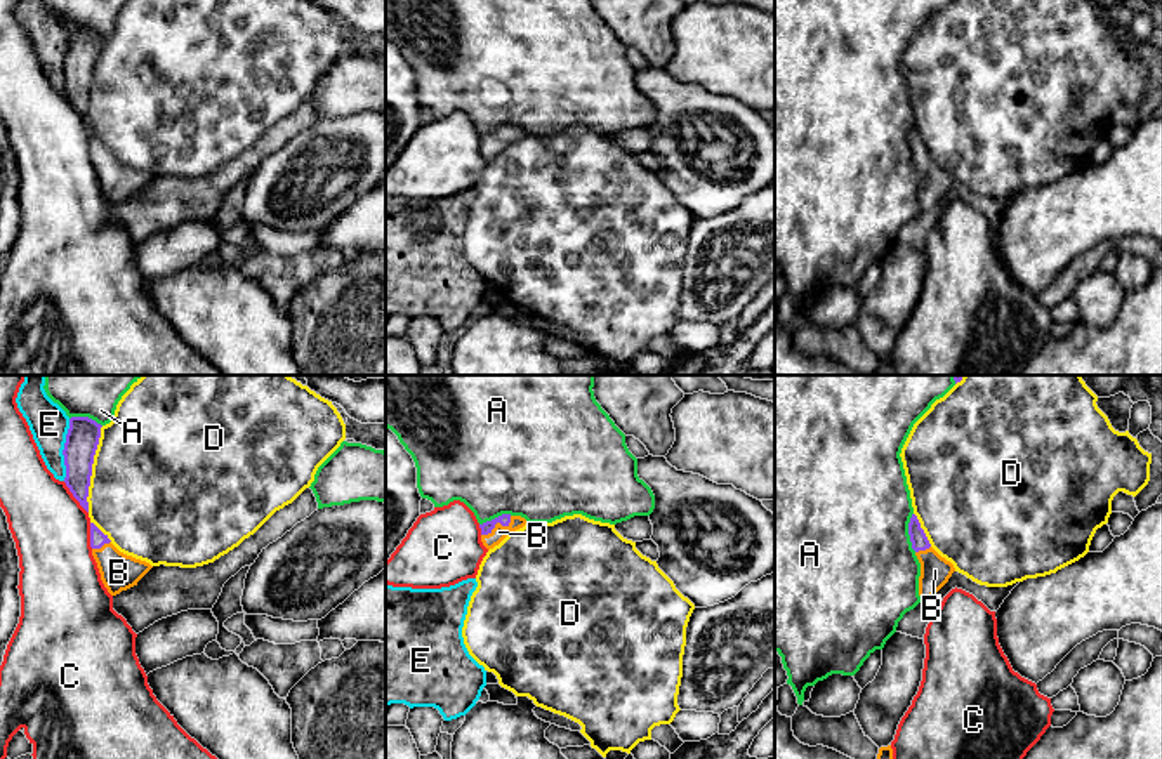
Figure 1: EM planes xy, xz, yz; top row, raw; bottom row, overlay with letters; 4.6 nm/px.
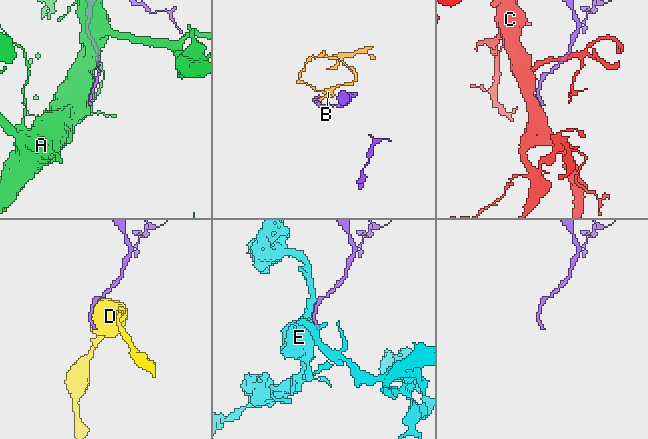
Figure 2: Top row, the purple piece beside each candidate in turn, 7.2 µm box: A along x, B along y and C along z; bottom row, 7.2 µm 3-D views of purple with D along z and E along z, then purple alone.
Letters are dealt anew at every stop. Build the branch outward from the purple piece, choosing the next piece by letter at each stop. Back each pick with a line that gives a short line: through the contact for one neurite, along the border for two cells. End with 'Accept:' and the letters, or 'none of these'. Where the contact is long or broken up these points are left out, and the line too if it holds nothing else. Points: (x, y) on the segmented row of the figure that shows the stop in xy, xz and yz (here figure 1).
B: line xz (504, 520), (497, 521), (499, 532)
Accept: B

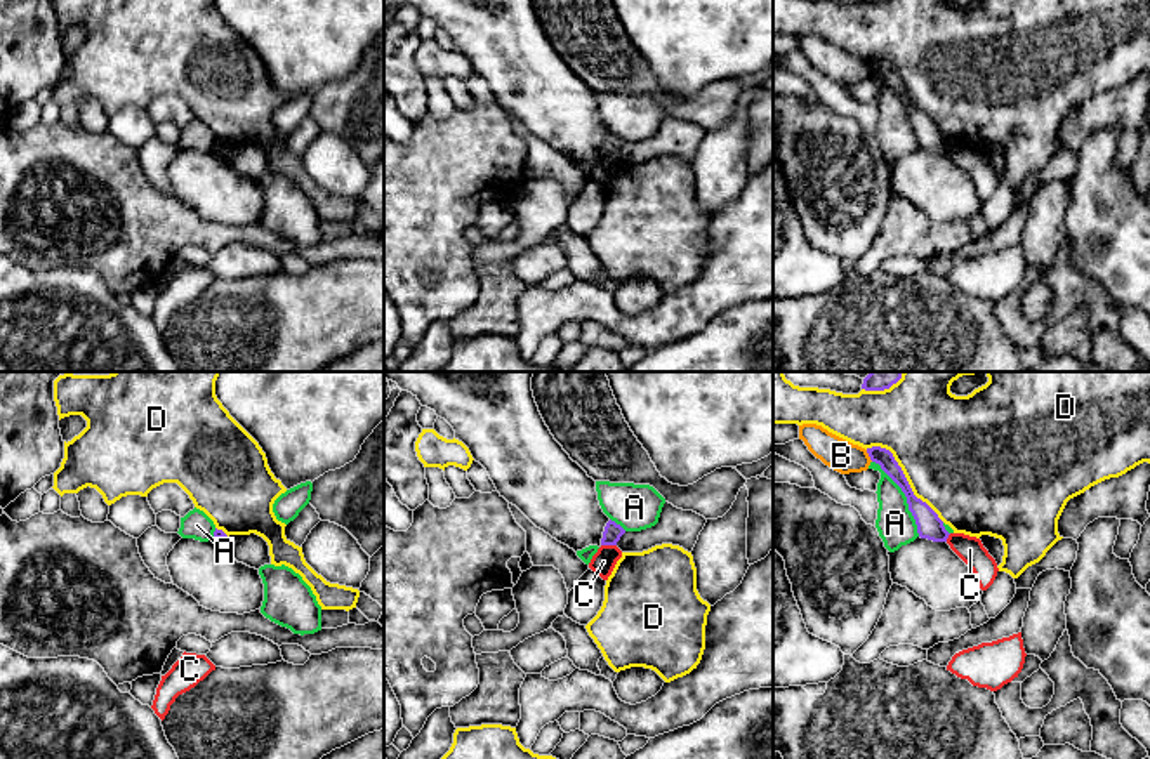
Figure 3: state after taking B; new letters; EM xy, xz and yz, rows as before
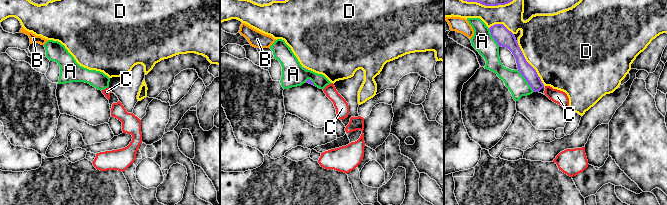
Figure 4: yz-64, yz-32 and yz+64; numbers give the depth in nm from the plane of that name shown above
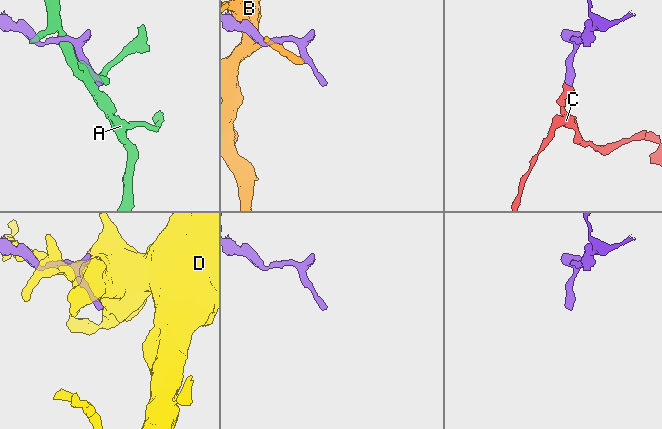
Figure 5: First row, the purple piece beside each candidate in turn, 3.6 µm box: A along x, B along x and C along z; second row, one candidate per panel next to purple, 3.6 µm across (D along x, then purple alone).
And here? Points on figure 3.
Accept: none of these

